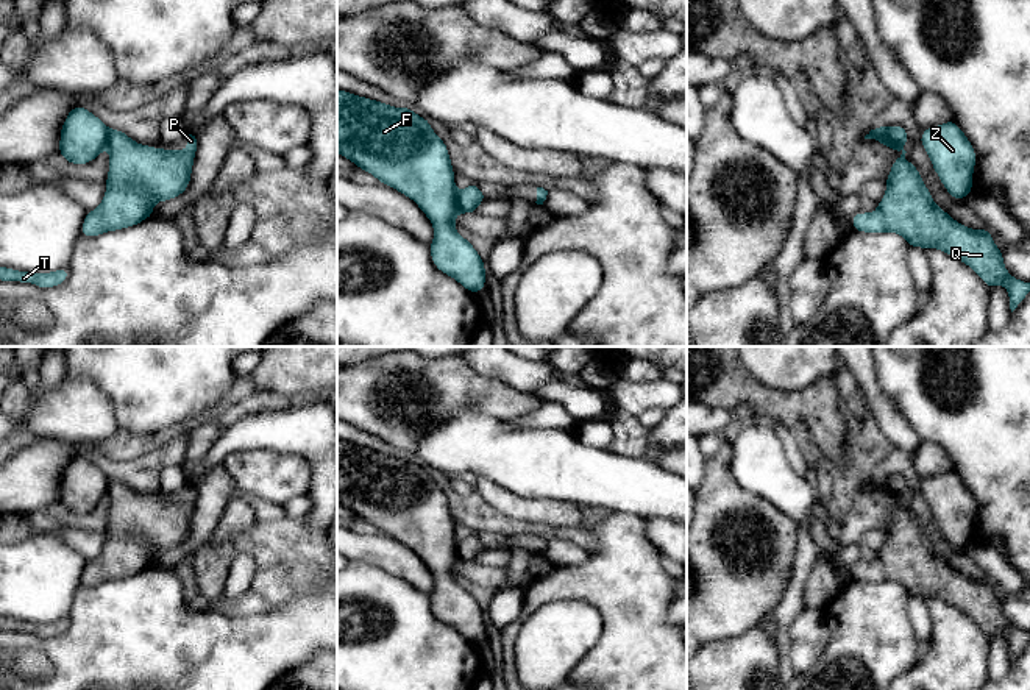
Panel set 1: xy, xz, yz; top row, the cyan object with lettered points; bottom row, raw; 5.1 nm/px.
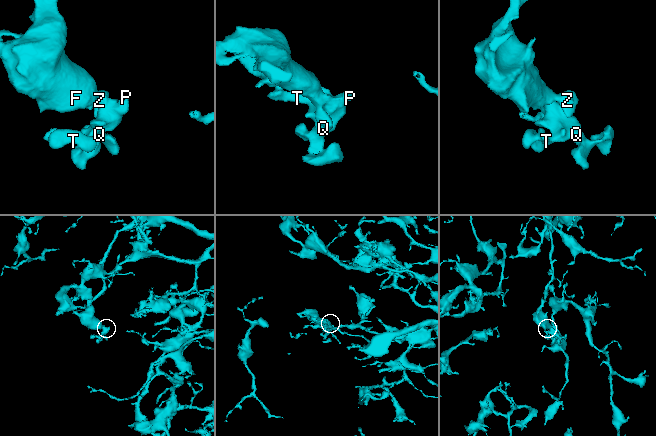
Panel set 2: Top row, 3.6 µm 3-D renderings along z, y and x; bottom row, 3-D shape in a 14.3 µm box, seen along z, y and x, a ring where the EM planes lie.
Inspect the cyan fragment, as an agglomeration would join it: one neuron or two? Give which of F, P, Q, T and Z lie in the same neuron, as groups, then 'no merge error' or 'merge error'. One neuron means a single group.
F Z / P Q T; merge error

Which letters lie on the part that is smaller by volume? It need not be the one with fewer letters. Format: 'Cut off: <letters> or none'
Cut off: P, Q, T

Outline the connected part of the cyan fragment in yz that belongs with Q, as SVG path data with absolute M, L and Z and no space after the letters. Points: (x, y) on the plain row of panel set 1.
M886 496L902 501L885 531L886 542L876 562L852 565L852 578L861 582L897 582L907 590L908 598L943 599L969 615L988 638L1003 634L1013 662L1030 642L1030 632L1007 621L1003 603L996 596L989 581L983 576L974 581L935 554L919 520L905 509L904 498Z

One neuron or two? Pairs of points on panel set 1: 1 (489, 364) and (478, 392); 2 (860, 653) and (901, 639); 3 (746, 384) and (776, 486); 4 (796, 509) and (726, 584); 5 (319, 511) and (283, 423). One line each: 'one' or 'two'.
1: two
2: one
3: two
4: two
5: one

